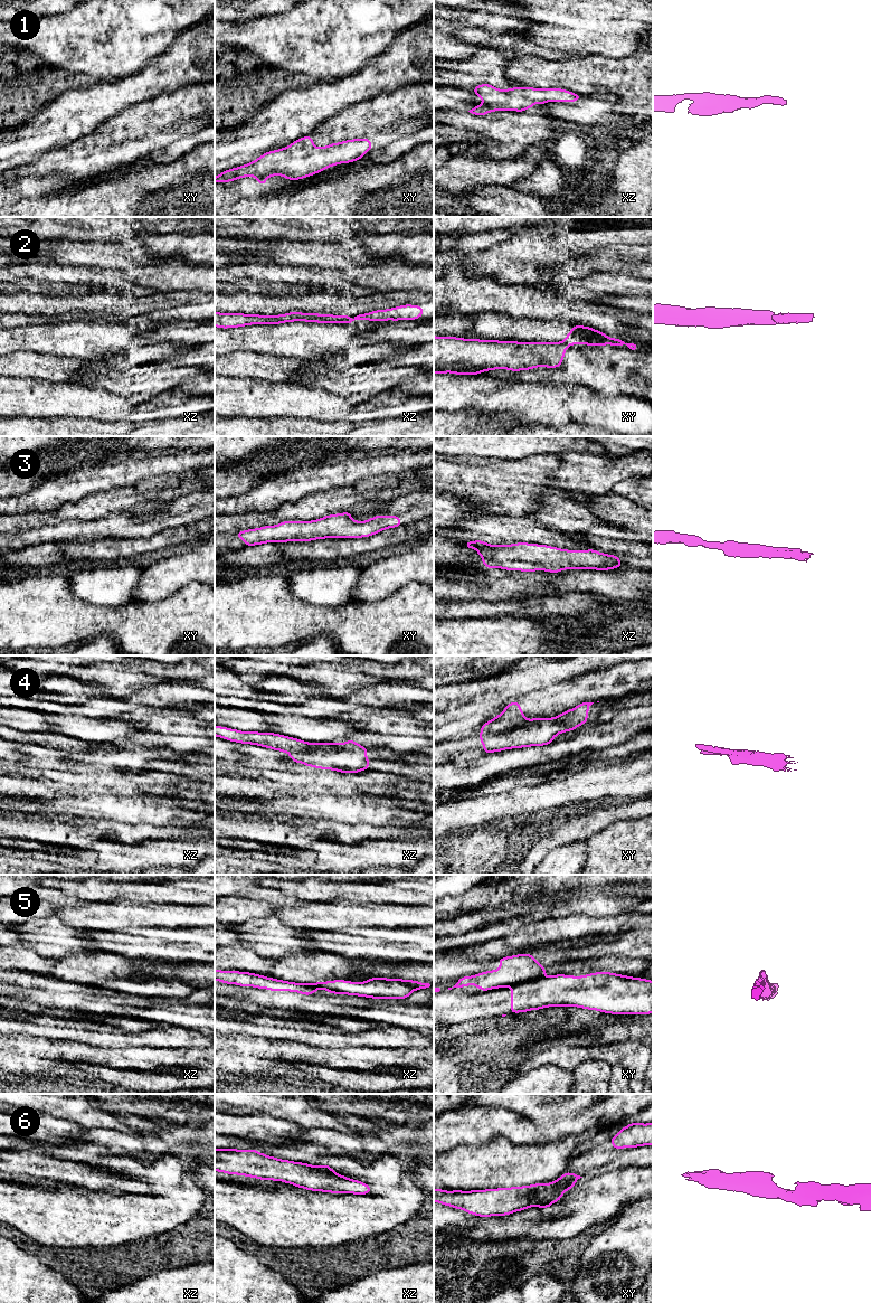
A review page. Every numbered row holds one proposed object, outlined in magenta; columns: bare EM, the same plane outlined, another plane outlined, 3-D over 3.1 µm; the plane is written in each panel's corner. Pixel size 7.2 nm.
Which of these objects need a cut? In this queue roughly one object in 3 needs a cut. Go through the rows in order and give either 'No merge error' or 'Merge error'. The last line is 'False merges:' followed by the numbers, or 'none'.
1: No merge error
2: No merge error
3: No merge error
4: Merge error
5: Merge error
6: No merge error
False merges: 4, 5

